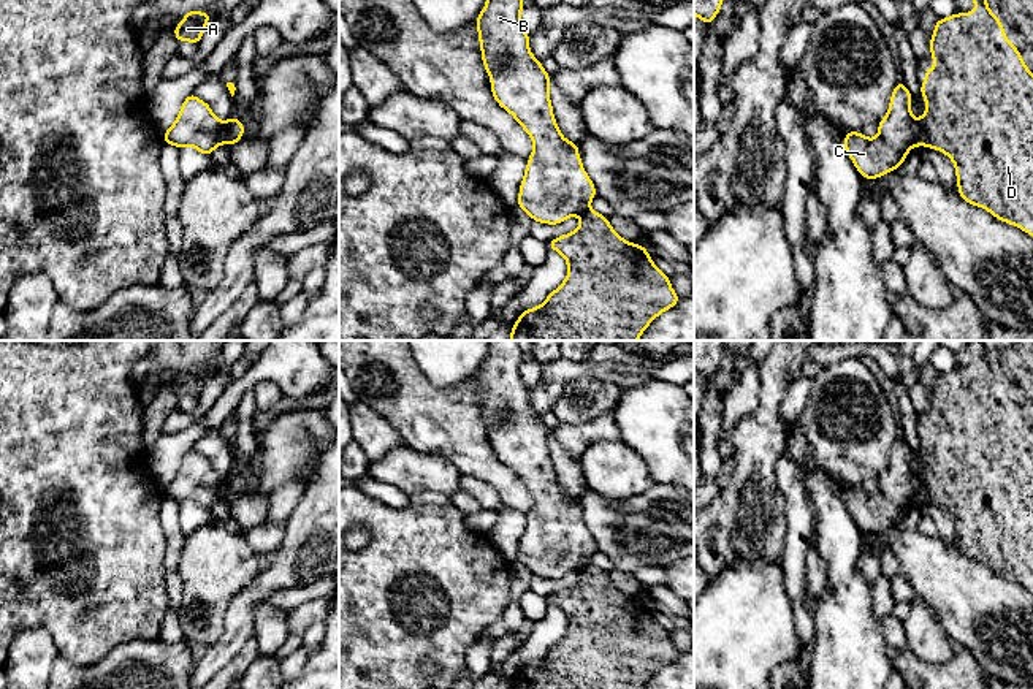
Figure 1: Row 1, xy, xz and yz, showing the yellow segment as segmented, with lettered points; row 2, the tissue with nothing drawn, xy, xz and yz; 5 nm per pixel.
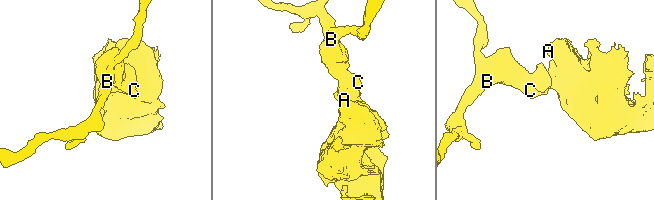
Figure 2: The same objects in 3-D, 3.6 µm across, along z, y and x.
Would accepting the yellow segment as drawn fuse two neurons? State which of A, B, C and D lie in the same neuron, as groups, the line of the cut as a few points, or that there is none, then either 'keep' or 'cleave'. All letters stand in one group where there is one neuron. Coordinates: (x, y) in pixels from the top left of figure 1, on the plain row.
A D / B C | xy (227, 475), (228, 498) | cleave

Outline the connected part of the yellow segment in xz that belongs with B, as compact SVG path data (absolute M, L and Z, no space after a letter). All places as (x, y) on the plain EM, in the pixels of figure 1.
M491 341L475 380L482 417L491 436L491 448L534 497L520 539L516 561L534 577L558 580L572 570L586 567L597 545L581 520L578 497L567 496L558 483L548 447L550 429L529 404L529 388L520 375L523 363L523 352L516 341Z

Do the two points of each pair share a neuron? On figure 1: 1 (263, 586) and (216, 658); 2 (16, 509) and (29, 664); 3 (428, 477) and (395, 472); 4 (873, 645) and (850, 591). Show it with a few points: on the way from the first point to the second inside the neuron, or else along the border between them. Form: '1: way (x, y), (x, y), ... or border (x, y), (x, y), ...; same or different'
1: way (246, 604), (241, 609), (240, 624), (232, 640); same
2: border (16, 634), (41, 628), (57, 650); different
3: way (420, 474), (403, 472); same
4: way (861, 632), (850, 621), (850, 604); same

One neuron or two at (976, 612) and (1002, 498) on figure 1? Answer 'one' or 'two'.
two

